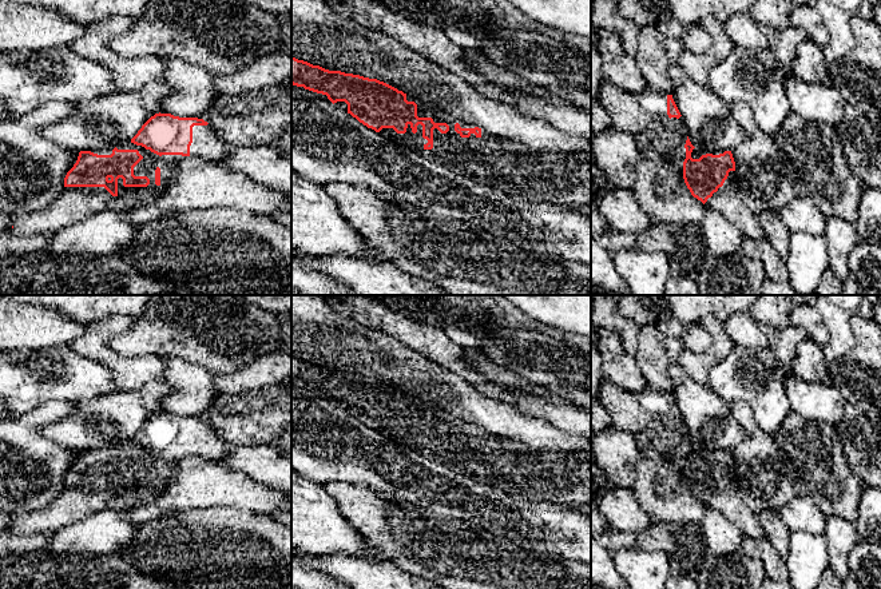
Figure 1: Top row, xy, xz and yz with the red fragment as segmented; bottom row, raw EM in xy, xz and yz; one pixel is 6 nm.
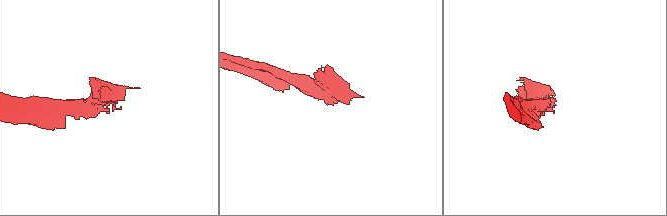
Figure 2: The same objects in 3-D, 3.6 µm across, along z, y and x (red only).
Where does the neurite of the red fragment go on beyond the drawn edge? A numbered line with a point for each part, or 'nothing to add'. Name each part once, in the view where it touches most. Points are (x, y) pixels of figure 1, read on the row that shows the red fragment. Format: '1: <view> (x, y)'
1: xy (75, 203)

